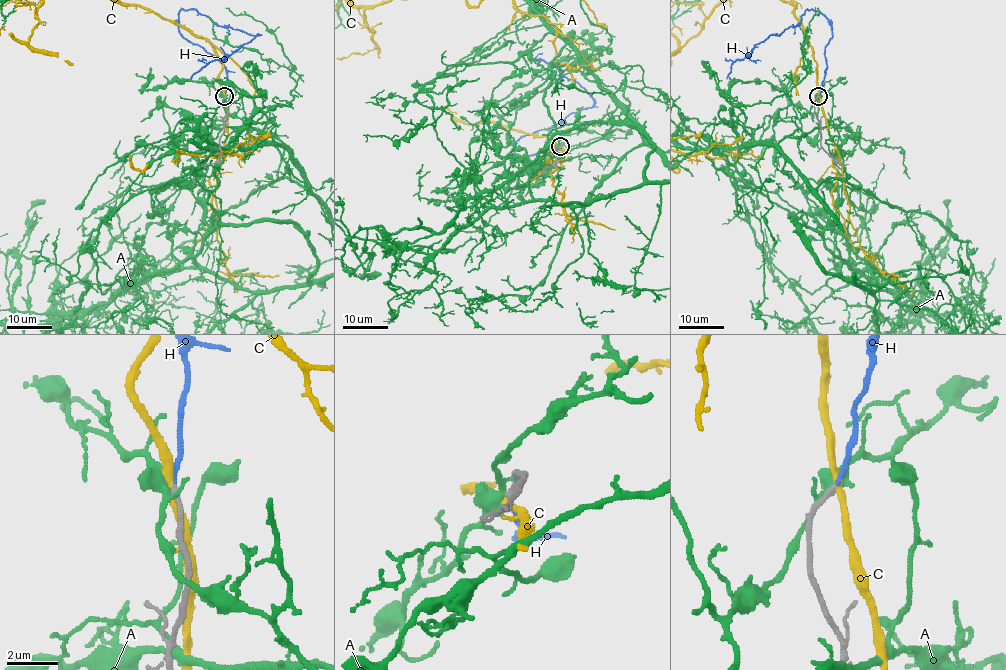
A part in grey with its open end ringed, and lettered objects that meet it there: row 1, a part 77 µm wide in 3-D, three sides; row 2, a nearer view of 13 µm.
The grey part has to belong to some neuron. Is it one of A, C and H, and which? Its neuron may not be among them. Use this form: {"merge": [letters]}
{"merge": ["H"]}

